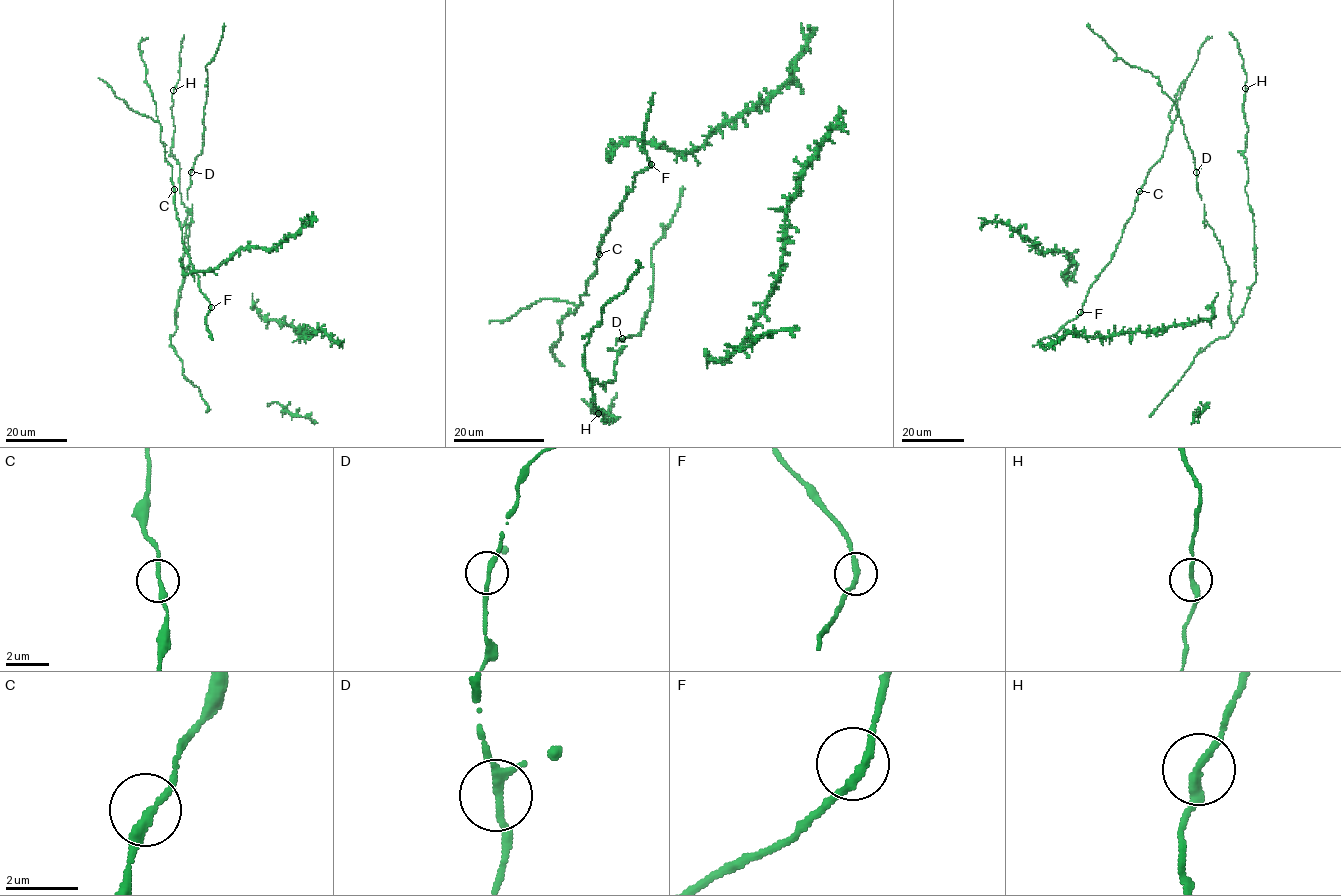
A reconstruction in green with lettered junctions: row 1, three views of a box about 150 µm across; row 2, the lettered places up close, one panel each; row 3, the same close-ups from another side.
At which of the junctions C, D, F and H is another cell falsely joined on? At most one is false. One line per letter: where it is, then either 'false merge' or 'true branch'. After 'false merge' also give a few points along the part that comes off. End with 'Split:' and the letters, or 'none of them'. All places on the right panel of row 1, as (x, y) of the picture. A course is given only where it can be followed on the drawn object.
C: at (1139, 191); true branch
D: at (1196, 172); true branch
F: at (1080, 312); true branch
H: at (1245, 88); true branch
Split: none of them

